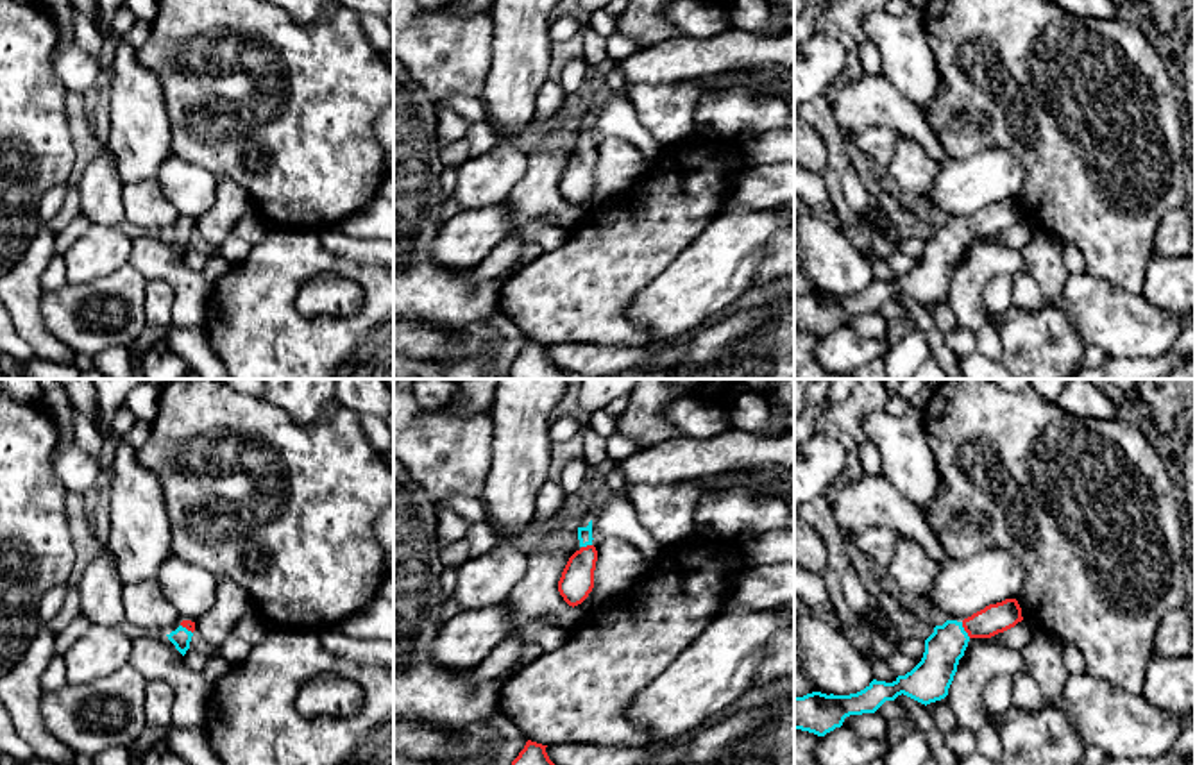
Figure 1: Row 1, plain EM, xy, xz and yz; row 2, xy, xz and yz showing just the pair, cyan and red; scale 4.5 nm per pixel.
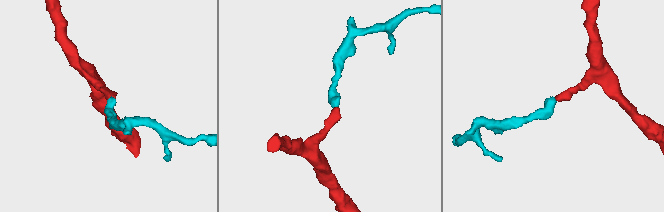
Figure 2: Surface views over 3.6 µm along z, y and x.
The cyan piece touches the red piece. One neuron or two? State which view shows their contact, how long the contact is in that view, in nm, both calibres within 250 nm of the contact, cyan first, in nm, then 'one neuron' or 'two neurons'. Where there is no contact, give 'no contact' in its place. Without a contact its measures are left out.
meets cyan in yz; contact 80 nm long; 180 nm thick on the cyan side, 140 nm on the other; one neuron

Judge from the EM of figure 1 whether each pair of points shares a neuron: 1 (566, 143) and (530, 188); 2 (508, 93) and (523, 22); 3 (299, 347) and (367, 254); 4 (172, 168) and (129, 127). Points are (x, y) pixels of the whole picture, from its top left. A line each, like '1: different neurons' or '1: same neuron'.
1: same neuron
2: same neuron
3: different neurons
4: different neurons

